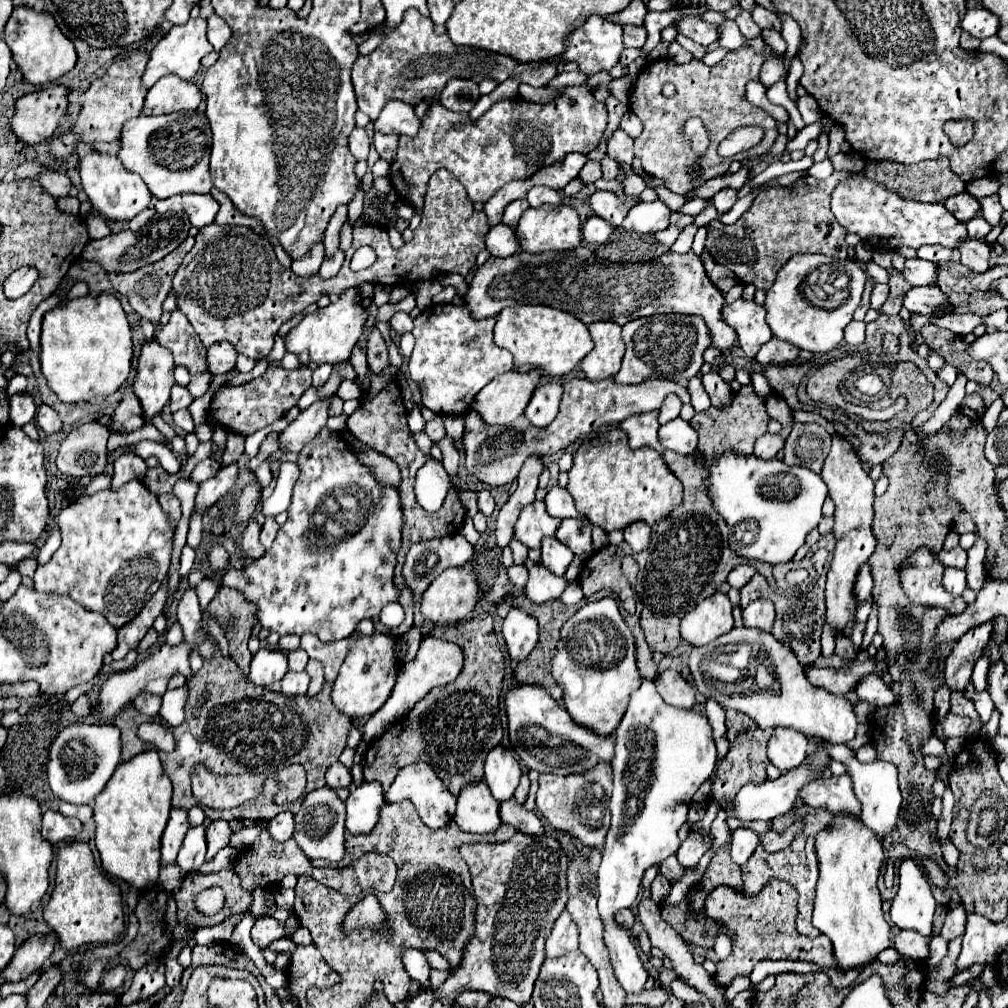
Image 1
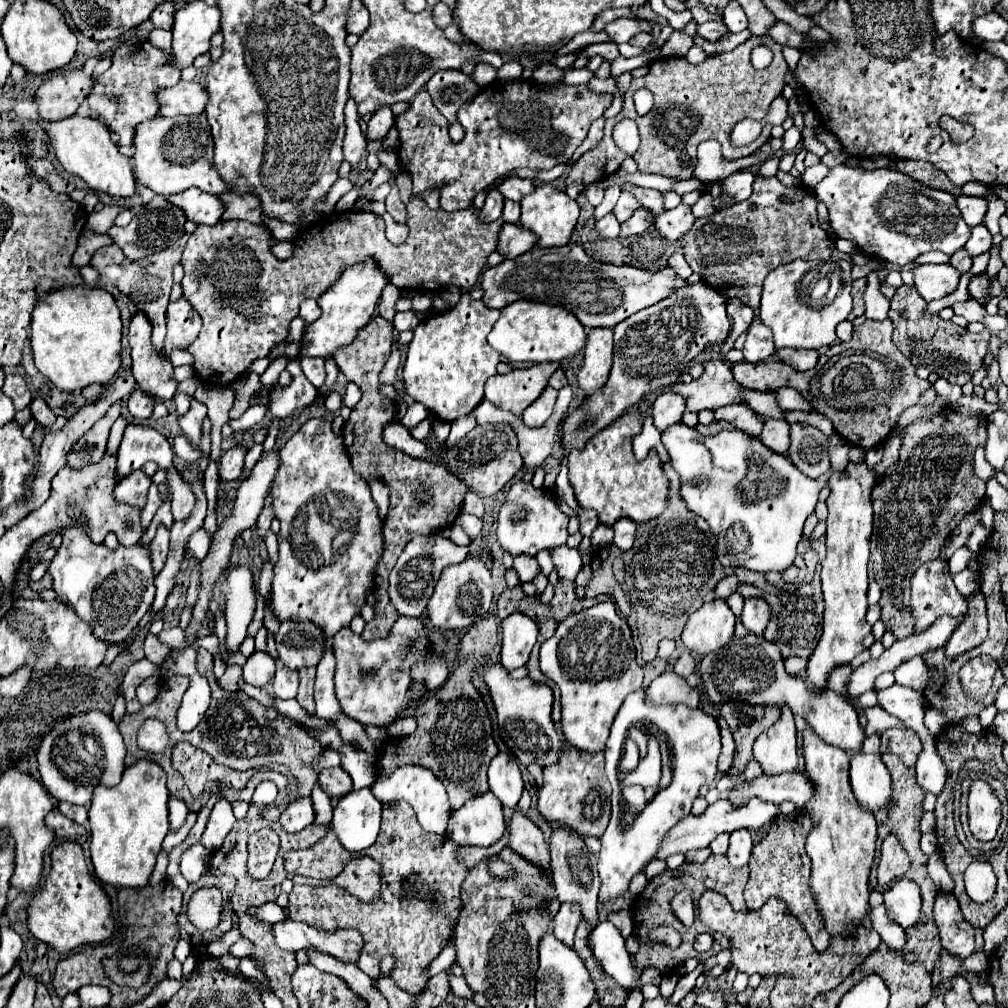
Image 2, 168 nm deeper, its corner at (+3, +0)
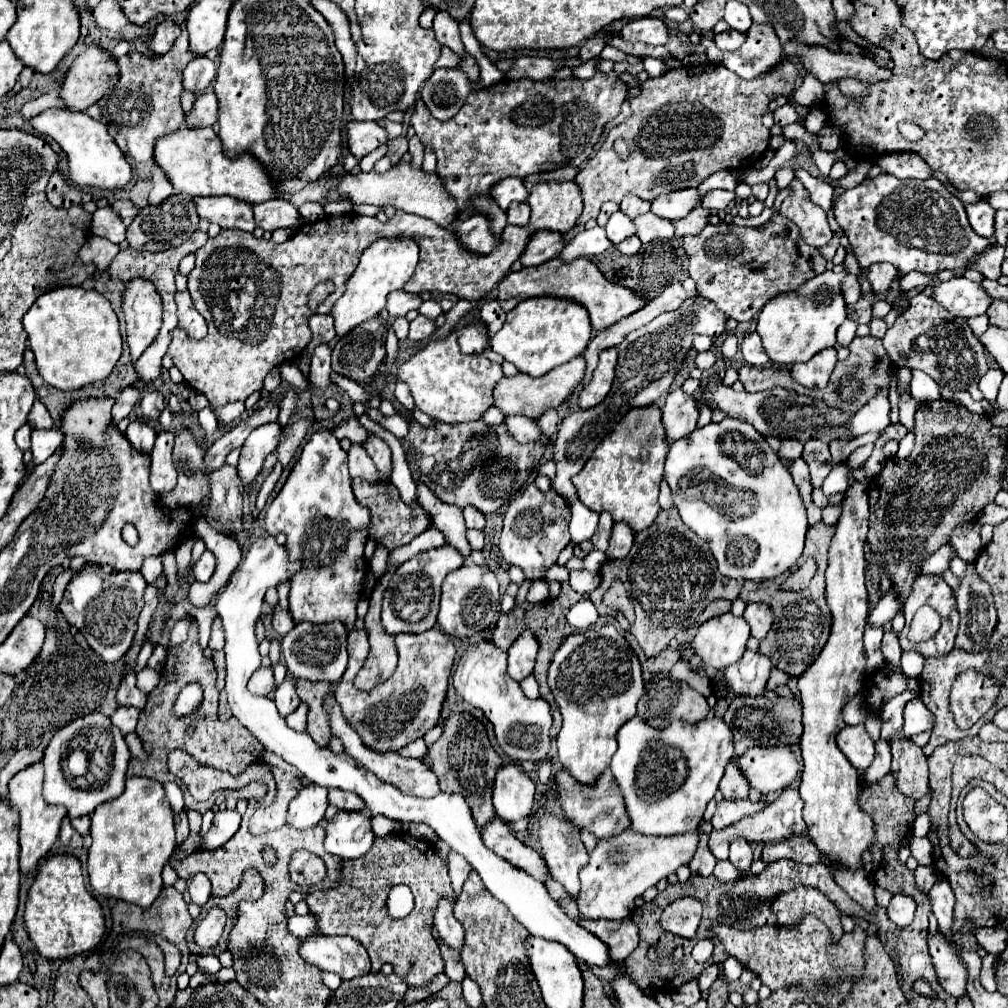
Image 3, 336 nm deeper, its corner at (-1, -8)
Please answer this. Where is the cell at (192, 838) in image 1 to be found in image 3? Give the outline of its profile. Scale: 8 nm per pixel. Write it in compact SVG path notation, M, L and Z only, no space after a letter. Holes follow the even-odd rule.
M197 873L191 879L187 879L187 889L191 893L191 901L199 907L203 907L211 897L211 883L205 873Z

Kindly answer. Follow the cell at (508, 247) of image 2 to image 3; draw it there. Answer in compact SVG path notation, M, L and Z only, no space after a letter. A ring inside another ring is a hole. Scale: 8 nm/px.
M535 231L533 239L527 243L525 255L521 255L521 263L525 267L539 267L551 259L555 259L565 247L565 237L557 231Z

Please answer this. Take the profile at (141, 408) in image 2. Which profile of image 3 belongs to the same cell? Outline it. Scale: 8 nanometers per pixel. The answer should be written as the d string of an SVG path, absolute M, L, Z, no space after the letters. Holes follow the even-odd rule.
M147 391L141 399L141 411L143 411L143 419L145 421L153 421L161 415L161 411L165 409L165 399L159 391Z

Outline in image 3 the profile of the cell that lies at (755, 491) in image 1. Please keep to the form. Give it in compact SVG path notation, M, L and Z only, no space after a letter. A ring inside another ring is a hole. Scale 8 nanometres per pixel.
M725 417L721 423L709 423L707 427L695 429L689 437L671 443L665 461L665 481L671 487L681 521L699 539L709 543L721 575L753 581L775 579L789 571L801 557L809 523L799 489L765 437L751 423Z

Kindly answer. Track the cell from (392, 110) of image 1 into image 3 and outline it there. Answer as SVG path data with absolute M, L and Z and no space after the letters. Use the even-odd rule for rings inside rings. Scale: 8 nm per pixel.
M349 121L347 123L347 147L349 153L357 159L363 159L379 145L387 143L385 129L379 123L361 123L361 121Z

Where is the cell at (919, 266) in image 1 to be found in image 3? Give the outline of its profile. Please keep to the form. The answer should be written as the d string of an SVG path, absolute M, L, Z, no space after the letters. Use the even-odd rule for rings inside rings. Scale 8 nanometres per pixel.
M953 277L951 281L937 285L933 297L951 315L959 315L959 317L981 315L993 303L993 299L987 295L987 291L979 283L973 283L965 277Z

